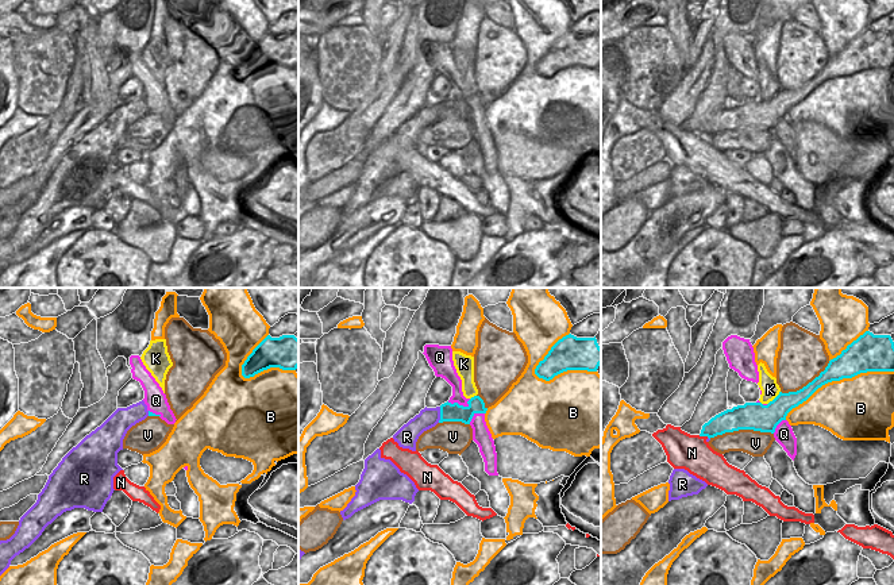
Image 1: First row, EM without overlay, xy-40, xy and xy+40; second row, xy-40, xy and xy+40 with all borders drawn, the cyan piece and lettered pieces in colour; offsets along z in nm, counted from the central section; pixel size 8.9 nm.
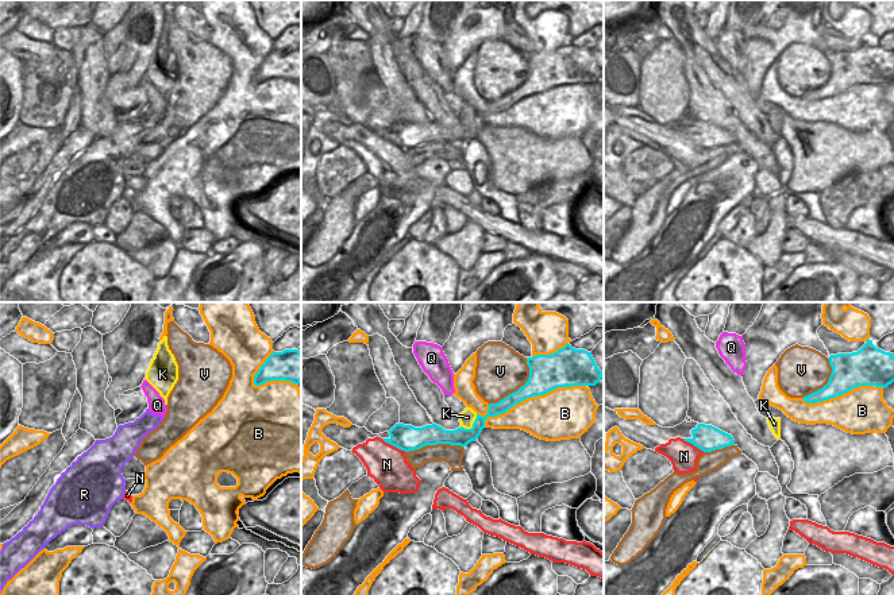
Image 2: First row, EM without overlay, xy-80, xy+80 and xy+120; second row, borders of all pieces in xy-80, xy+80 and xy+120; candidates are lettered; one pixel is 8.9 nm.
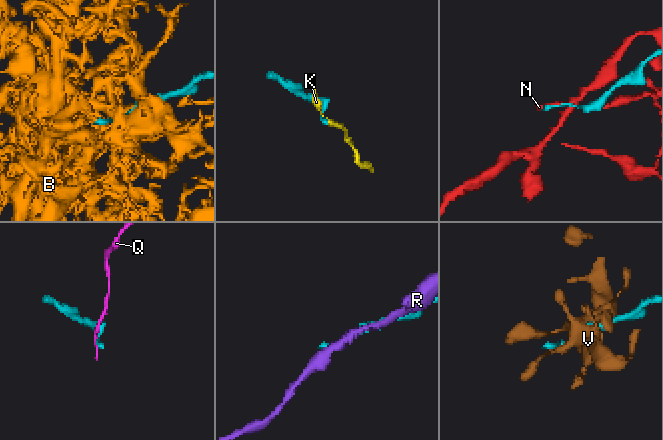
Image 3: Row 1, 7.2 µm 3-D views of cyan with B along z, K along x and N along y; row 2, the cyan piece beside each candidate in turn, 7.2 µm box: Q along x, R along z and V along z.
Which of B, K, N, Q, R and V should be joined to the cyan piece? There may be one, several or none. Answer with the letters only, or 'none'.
none.

